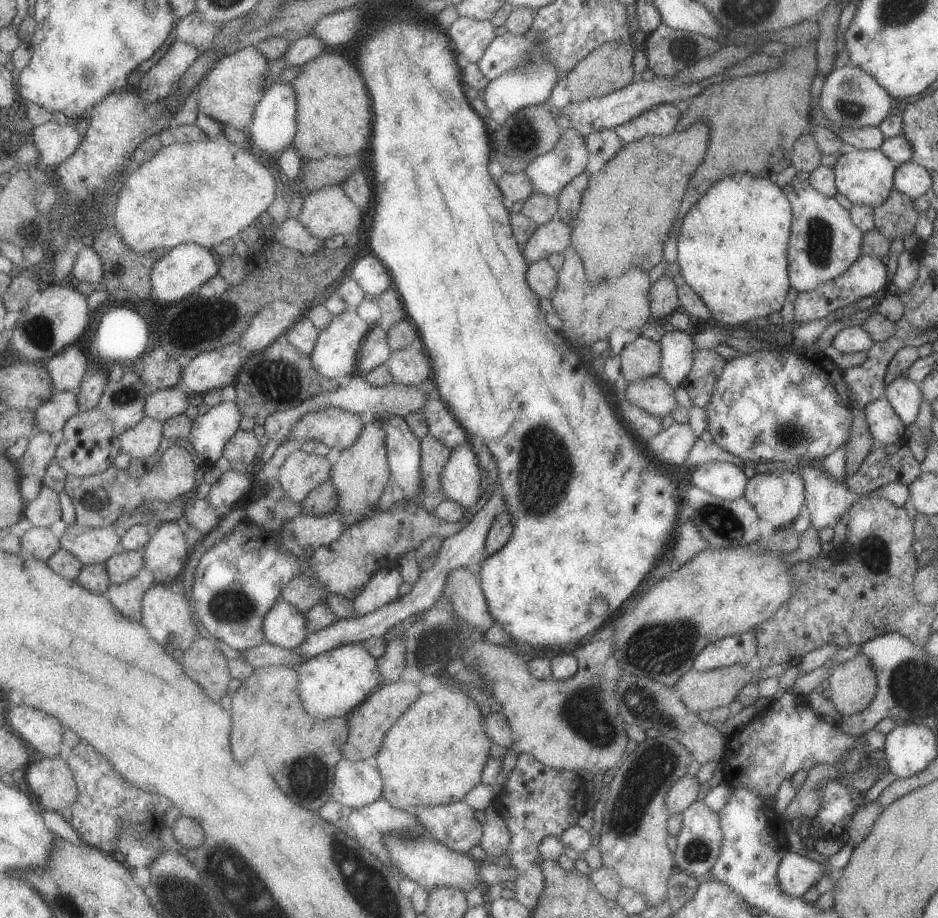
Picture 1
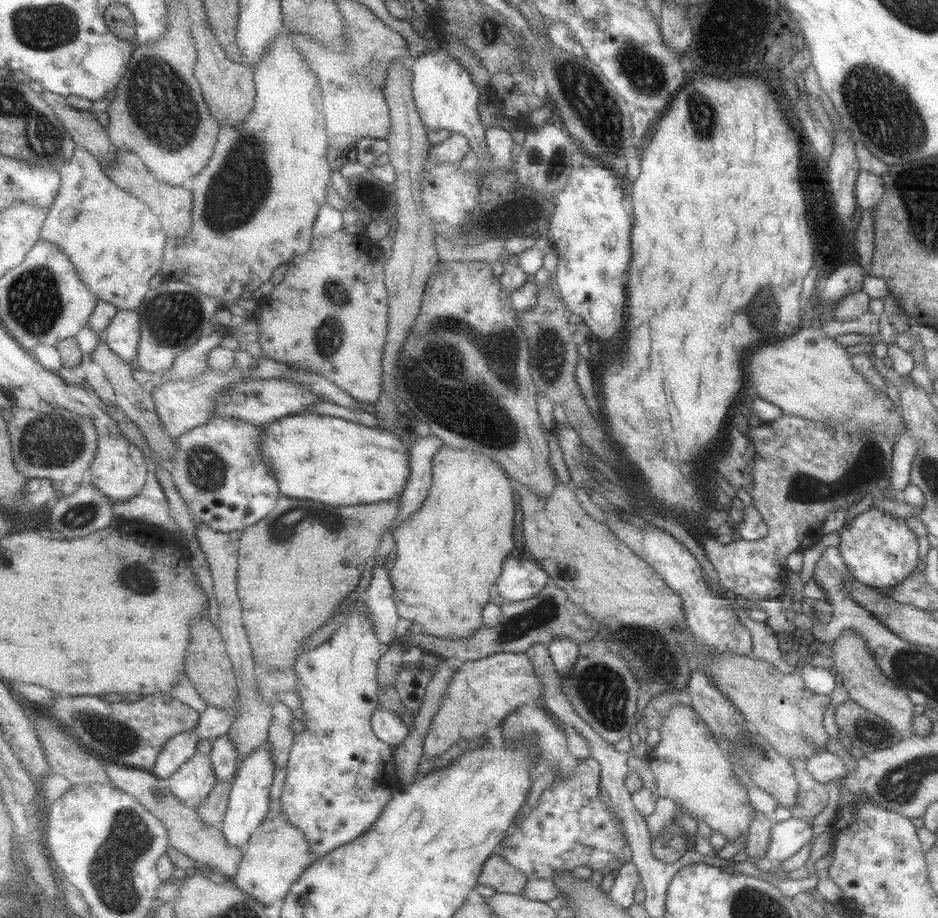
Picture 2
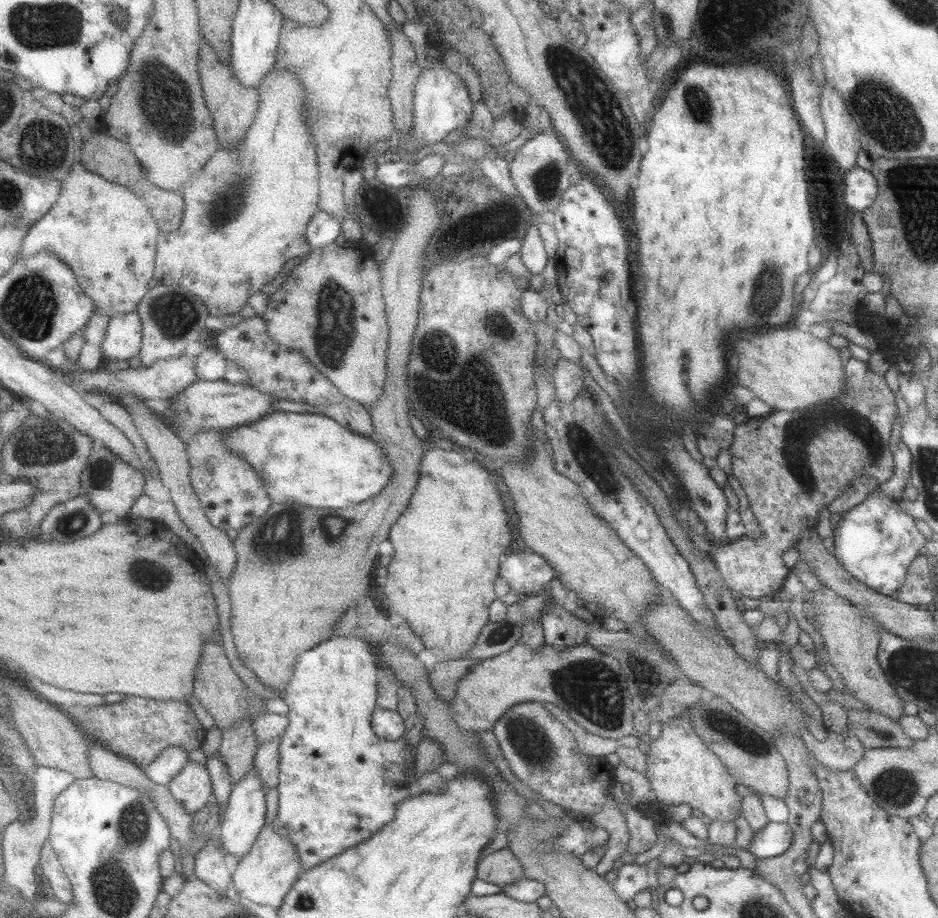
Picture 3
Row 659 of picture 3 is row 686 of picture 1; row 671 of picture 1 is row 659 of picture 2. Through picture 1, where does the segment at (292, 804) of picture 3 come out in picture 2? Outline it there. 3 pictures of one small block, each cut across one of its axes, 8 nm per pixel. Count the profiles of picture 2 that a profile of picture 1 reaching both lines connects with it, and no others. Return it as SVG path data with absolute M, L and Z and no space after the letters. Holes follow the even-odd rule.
M350 601L349 607L351 611L331 640L299 654L296 664L295 691L301 699L305 730L295 734L295 745L287 766L290 774L287 774L282 801L290 821L305 832L311 851L315 851L319 858L353 842L373 828L394 793L402 789L394 762L396 746L383 742L375 734L372 724L374 712L380 704L379 659L383 658L390 645L379 640L371 617L357 609L355 602Z

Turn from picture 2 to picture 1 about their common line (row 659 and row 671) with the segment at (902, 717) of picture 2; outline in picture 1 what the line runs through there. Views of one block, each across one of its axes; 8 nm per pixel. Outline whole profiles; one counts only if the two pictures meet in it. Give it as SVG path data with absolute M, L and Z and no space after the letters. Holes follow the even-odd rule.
M857 653L843 663L837 663L828 676L829 700L842 717L861 712L875 698L875 672L867 656Z

